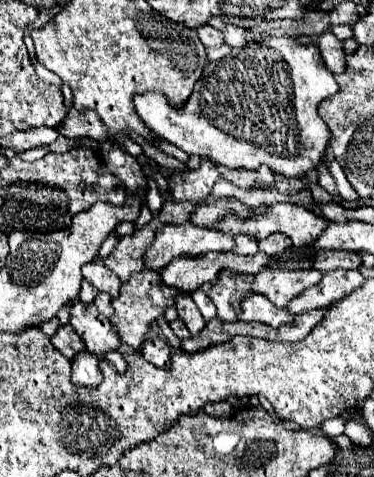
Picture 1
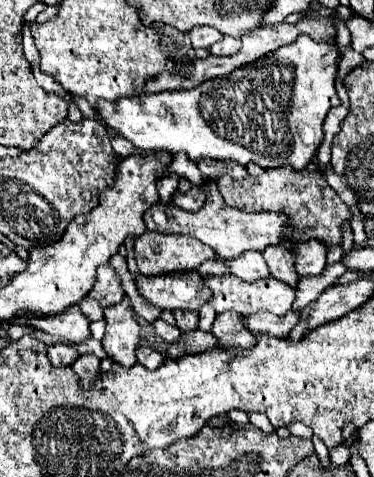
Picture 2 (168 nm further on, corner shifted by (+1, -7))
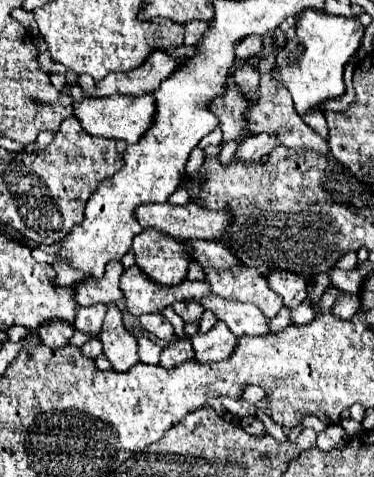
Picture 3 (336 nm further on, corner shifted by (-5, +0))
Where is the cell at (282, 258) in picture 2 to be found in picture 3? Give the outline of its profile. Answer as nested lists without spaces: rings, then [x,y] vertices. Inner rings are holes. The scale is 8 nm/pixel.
[[[272,271],[268,273],[268,287],[282,297],[284,307],[294,309],[306,299],[306,279],[296,277],[296,273]]]

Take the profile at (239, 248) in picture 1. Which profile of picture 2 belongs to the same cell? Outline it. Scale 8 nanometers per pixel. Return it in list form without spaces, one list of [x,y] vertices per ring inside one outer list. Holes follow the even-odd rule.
[[[214,256],[212,260],[204,262],[204,264],[198,268],[198,272],[200,272],[202,276],[210,276],[210,274],[226,274],[226,270],[228,270],[226,258],[222,258],[222,256]]]

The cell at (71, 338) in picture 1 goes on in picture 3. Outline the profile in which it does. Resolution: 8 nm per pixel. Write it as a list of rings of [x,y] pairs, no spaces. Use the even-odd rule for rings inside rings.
[[[50,319],[40,325],[38,335],[44,345],[50,349],[62,349],[68,345],[68,339],[74,335],[74,327],[62,319]]]

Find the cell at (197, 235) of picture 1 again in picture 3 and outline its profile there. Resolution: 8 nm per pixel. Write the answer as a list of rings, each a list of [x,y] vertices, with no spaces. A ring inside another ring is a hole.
[[[144,229],[136,239],[134,239],[134,245],[132,245],[134,253],[136,253],[136,263],[138,267],[158,285],[166,285],[166,287],[172,287],[172,285],[178,285],[184,281],[186,277],[186,271],[188,271],[188,253],[184,253],[184,245],[180,245],[180,241],[172,239],[172,237],[164,237],[164,233],[156,231],[156,229]]]

